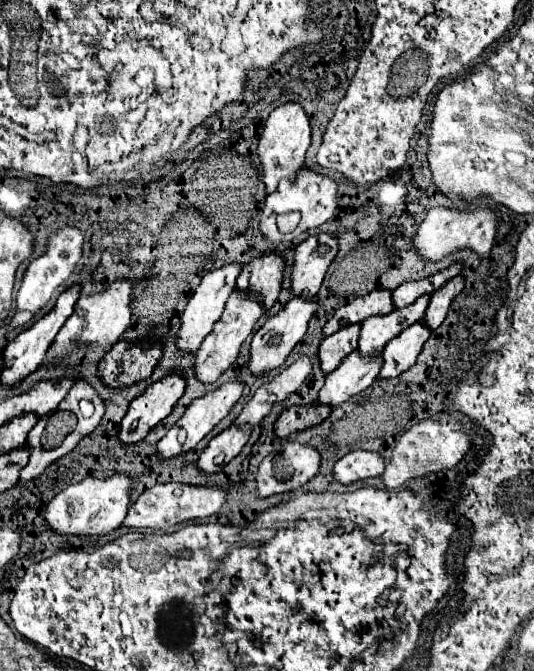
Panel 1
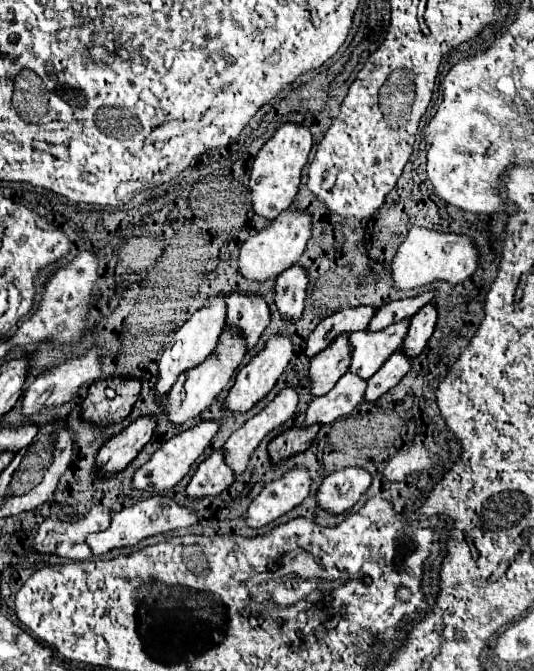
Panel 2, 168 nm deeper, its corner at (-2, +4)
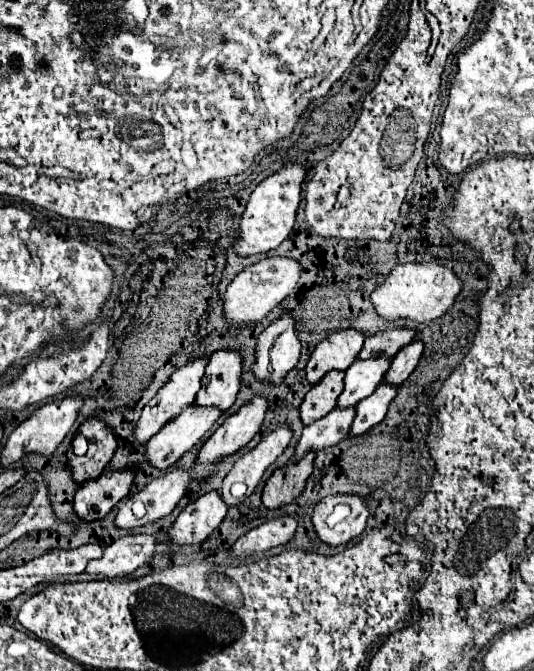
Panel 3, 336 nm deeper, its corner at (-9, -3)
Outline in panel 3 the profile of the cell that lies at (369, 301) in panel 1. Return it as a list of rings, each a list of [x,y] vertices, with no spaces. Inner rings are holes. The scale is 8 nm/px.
[[[356,328],[348,330],[336,330],[326,340],[322,340],[306,366],[306,378],[310,384],[320,382],[320,378],[330,370],[346,370],[350,362],[356,360],[356,356],[362,350],[366,334]]]

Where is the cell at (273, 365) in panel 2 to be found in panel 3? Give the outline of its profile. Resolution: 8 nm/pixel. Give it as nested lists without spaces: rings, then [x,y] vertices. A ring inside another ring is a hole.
[[[252,396],[252,400],[246,402],[238,412],[226,416],[218,430],[204,442],[198,464],[192,470],[192,478],[208,478],[214,474],[216,462],[220,458],[244,448],[260,430],[266,412],[268,400],[264,396]]]

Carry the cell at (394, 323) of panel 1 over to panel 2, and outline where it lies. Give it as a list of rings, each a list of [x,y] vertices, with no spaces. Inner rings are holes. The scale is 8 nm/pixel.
[[[403,319],[377,333],[357,331],[349,335],[349,345],[351,345],[349,373],[361,379],[371,379],[373,373],[377,373],[381,365],[401,347],[407,327],[409,319]]]

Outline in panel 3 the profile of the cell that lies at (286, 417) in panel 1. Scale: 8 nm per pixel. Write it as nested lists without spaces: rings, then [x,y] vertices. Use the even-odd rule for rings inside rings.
[[[310,450],[302,456],[300,462],[286,464],[274,470],[274,474],[266,480],[262,492],[264,506],[278,508],[282,504],[290,504],[304,490],[304,484],[314,468],[314,458],[316,458],[316,450]]]

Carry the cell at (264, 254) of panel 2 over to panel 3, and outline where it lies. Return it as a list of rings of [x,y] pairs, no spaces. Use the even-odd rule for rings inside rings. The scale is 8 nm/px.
[[[270,256],[262,258],[254,266],[246,266],[236,278],[230,282],[224,296],[224,316],[228,318],[228,330],[240,324],[252,324],[266,318],[266,314],[276,308],[298,284],[302,274],[302,266],[296,258]]]

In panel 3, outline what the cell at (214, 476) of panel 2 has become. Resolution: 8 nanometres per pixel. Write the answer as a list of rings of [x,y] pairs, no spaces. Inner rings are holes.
[[[206,492],[180,512],[168,530],[168,536],[178,544],[198,544],[208,538],[208,534],[222,522],[226,512],[228,506],[222,500],[220,492]]]

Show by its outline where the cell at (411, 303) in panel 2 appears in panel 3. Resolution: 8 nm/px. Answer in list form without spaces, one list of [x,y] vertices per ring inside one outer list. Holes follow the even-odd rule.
[[[392,328],[392,330],[384,330],[384,332],[378,332],[378,334],[370,334],[364,342],[364,348],[362,348],[362,354],[358,358],[372,358],[370,352],[374,354],[382,354],[382,356],[394,356],[402,346],[410,344],[416,336],[416,330],[414,328]]]

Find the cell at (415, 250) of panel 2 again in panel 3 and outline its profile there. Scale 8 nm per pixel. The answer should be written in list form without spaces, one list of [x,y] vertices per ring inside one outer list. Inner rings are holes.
[[[408,262],[408,264],[398,264],[388,274],[384,284],[372,292],[370,298],[376,312],[386,320],[414,318],[418,322],[430,322],[434,318],[440,318],[452,308],[460,290],[462,290],[462,280],[452,268],[446,268],[440,262],[426,262],[426,264]]]

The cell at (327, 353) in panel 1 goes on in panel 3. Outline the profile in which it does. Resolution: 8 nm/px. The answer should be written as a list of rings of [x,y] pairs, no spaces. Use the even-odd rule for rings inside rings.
[[[332,370],[318,384],[314,384],[300,404],[300,418],[304,426],[326,416],[334,406],[344,388],[344,372]]]

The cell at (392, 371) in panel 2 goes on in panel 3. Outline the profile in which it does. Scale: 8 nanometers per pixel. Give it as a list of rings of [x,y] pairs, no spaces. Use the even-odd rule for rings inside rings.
[[[382,382],[374,390],[374,394],[360,400],[358,408],[356,408],[356,420],[352,422],[350,436],[360,436],[366,430],[370,430],[372,426],[380,424],[384,420],[386,410],[388,410],[388,406],[390,406],[390,402],[394,400],[396,394],[398,394],[398,386]]]

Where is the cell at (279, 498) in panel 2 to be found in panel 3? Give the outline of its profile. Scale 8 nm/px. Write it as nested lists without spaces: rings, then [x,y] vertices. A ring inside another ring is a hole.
[[[296,512],[280,516],[280,518],[270,518],[262,522],[260,526],[252,528],[248,534],[240,536],[236,544],[232,546],[232,552],[234,556],[246,556],[246,554],[266,552],[274,546],[286,544],[294,536],[296,524],[298,524]]]

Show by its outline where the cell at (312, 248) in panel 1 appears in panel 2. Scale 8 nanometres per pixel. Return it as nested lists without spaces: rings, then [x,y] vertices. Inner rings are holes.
[[[301,265],[283,271],[275,281],[275,305],[287,323],[299,321],[307,295],[307,275]]]

